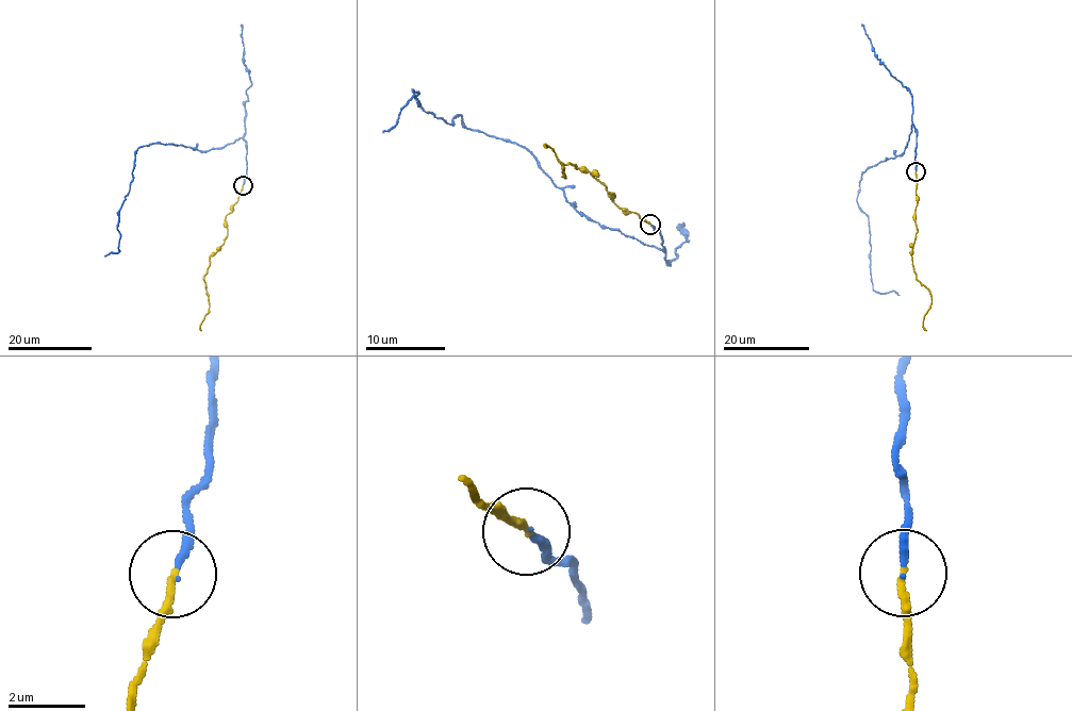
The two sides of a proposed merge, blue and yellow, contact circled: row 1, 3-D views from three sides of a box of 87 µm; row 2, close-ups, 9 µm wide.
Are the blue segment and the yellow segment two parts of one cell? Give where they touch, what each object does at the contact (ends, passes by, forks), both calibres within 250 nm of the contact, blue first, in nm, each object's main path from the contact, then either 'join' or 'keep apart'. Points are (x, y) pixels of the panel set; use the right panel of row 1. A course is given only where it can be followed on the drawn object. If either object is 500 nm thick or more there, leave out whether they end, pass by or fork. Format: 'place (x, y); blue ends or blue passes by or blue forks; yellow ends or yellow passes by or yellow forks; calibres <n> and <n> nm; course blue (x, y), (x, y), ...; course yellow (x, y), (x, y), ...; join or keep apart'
place (916, 171); blue ends; yellow ends; calibres 200 and 180 nm; course blue (916, 171), (912, 125), (903, 153), (869, 167), (858, 194), (858, 207), (868, 217), (872, 288), (899, 295); course yellow (916, 171), (917, 229), (911, 257), (916, 278), (932, 296), (930, 309), (923, 319), (926, 330); join

